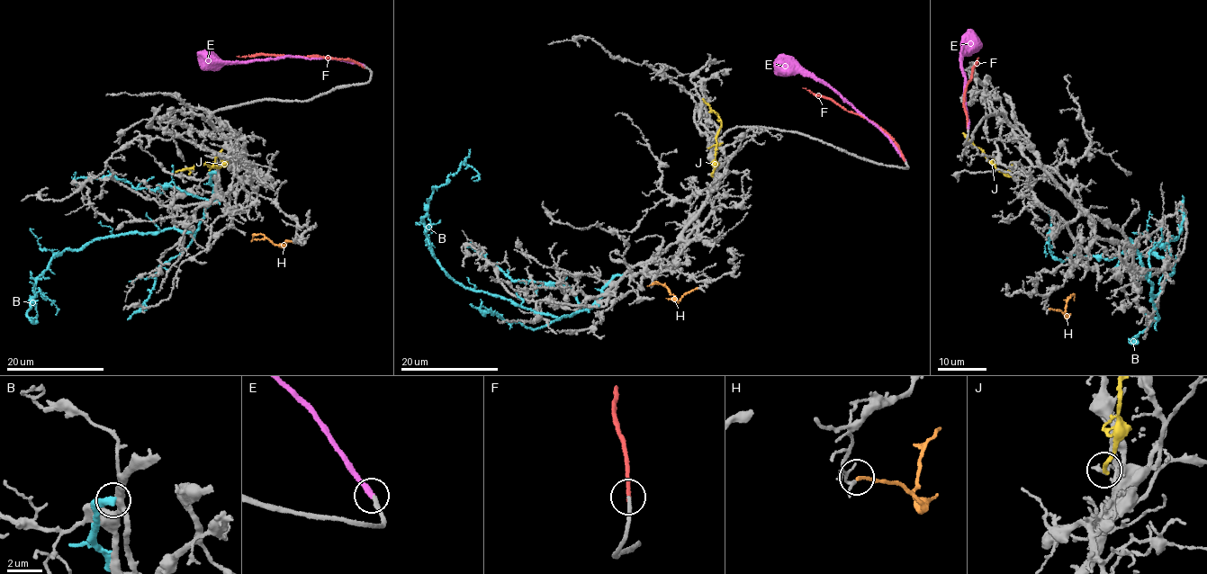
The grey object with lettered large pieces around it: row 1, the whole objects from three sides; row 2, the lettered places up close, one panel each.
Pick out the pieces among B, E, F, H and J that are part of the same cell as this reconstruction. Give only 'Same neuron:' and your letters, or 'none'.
Same neuron: E

